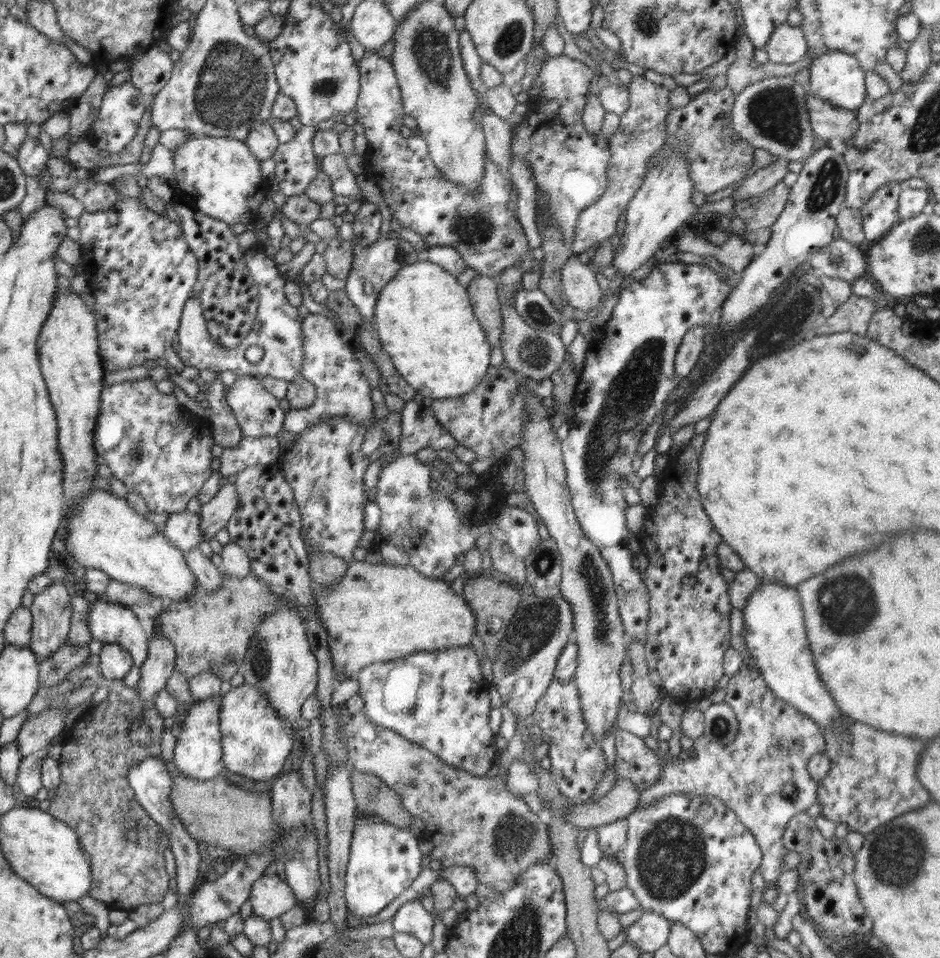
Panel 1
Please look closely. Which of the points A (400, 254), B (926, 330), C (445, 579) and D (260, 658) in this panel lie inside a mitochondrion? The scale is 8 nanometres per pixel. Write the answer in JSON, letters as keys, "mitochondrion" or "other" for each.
{"A":"mitochondrion","B":"other","C":"other","D":"mitochondrion"}

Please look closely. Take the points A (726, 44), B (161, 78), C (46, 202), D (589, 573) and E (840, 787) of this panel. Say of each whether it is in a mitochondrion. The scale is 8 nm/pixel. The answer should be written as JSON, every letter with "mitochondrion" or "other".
{"A":"other","B":"other","C":"other","D":"mitochondrion","E":"other"}

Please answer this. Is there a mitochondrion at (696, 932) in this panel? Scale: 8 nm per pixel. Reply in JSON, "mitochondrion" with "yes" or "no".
{"mitochondrion":"no"}

